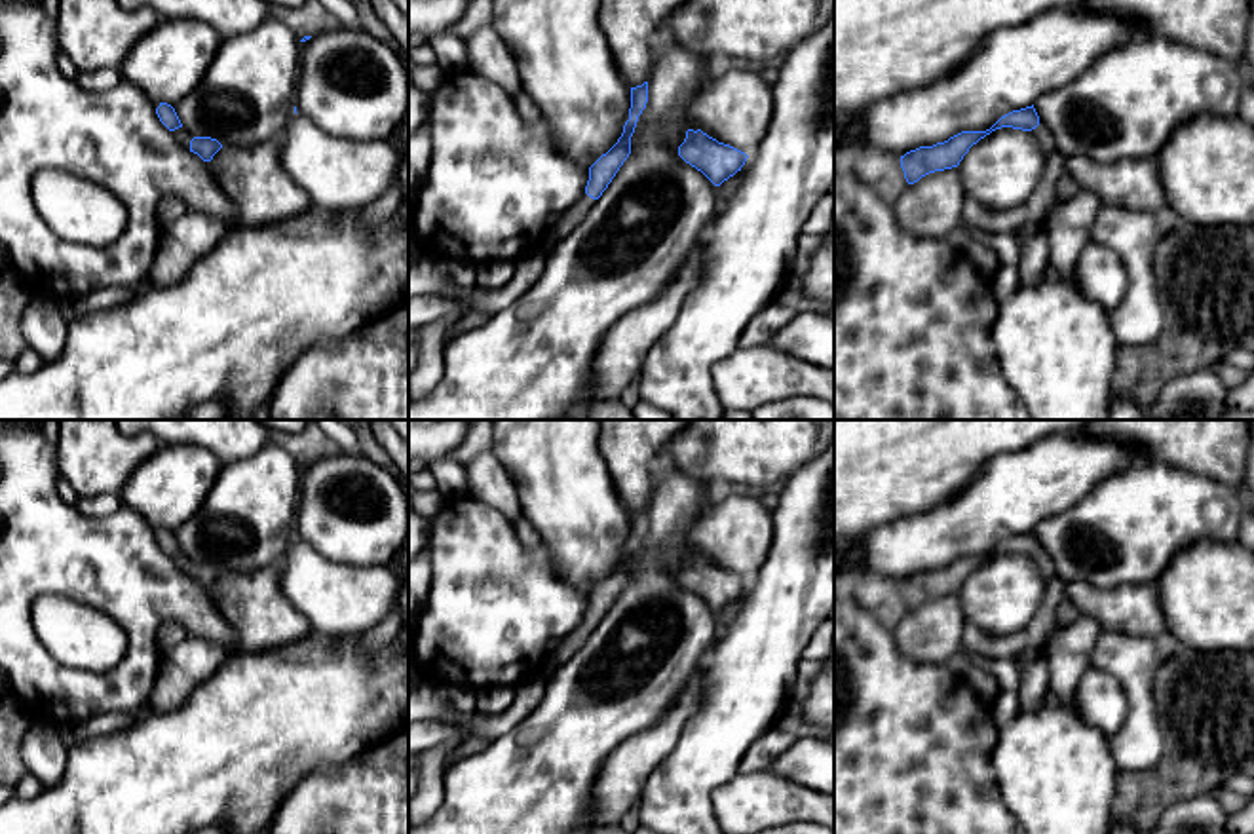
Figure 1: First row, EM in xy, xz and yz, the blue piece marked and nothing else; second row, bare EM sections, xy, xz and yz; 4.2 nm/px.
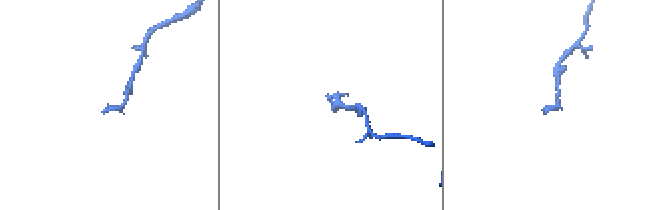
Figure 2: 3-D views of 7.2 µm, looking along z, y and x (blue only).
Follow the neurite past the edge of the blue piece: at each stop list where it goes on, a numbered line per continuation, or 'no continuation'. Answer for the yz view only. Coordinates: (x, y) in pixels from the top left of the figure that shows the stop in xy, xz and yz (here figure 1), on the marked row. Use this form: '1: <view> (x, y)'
1: yz (1044, 137)

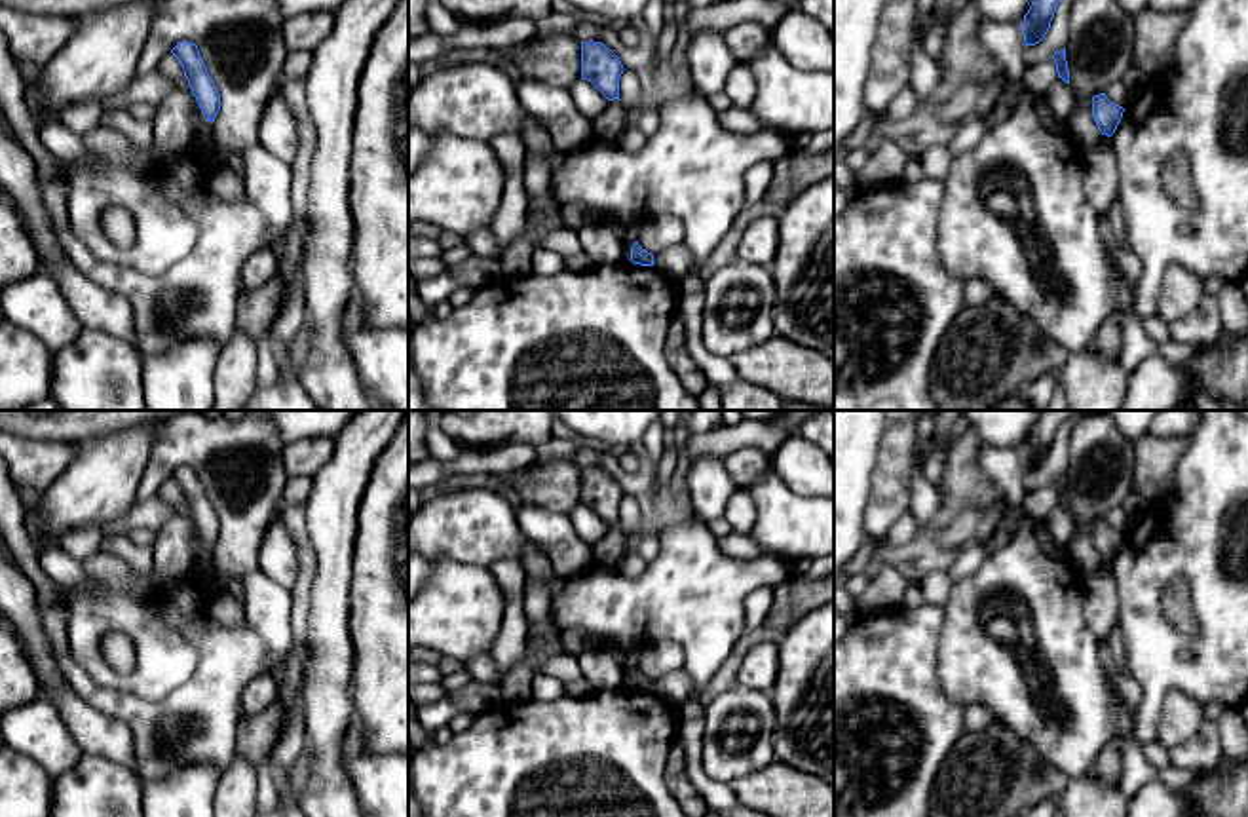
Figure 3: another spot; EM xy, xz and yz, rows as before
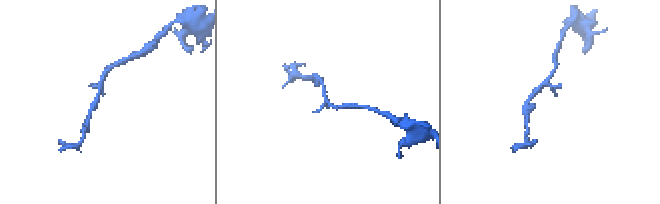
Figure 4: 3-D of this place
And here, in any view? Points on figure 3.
no continuation

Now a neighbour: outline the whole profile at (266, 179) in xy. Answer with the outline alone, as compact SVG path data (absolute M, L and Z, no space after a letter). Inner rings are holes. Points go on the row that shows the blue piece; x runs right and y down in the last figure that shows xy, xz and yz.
M256 144L243 154L243 184L249 200L268 220L270 241L266 249L272 249L285 226L293 222L291 165Z

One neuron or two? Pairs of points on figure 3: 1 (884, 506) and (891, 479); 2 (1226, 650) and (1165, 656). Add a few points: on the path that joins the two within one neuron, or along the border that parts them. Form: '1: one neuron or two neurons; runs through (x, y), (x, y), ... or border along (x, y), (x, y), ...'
1: one neuron; runs through (888, 500), (891, 485)
2: one neuron; runs through (1210, 646), (1180, 645)

